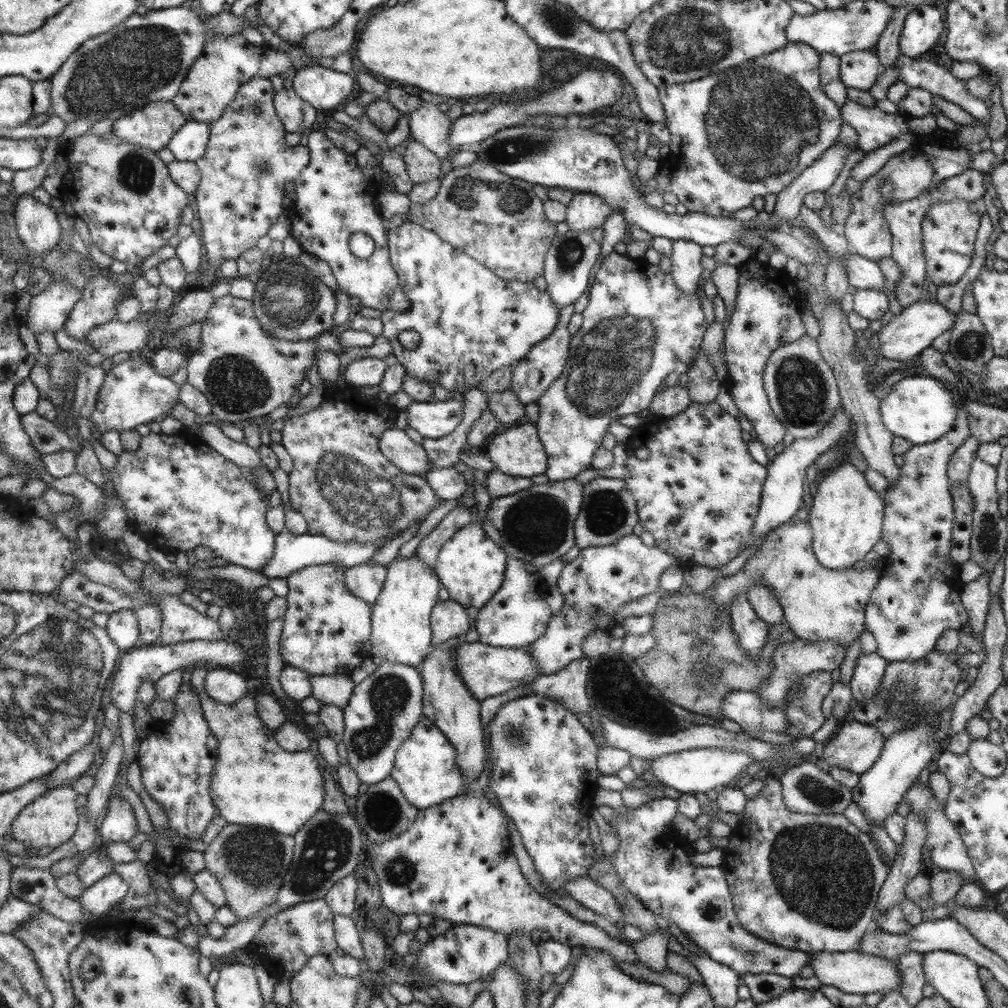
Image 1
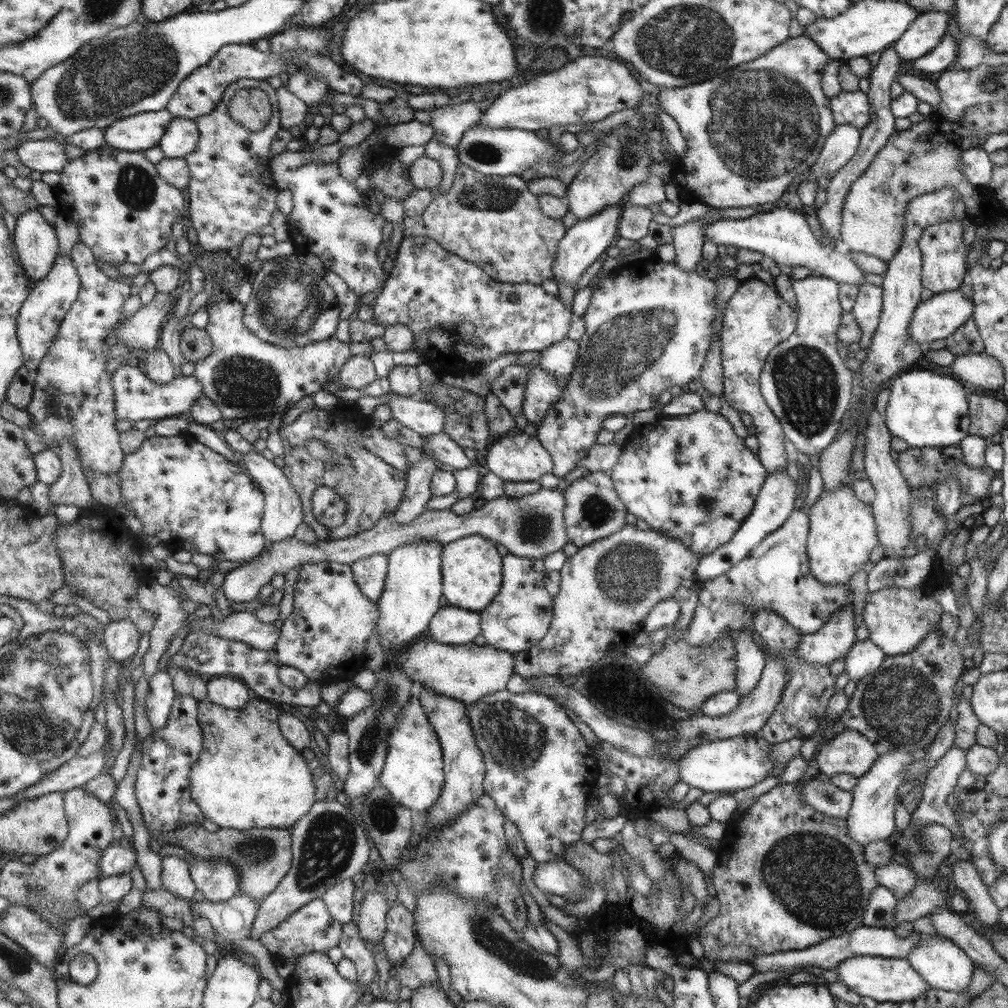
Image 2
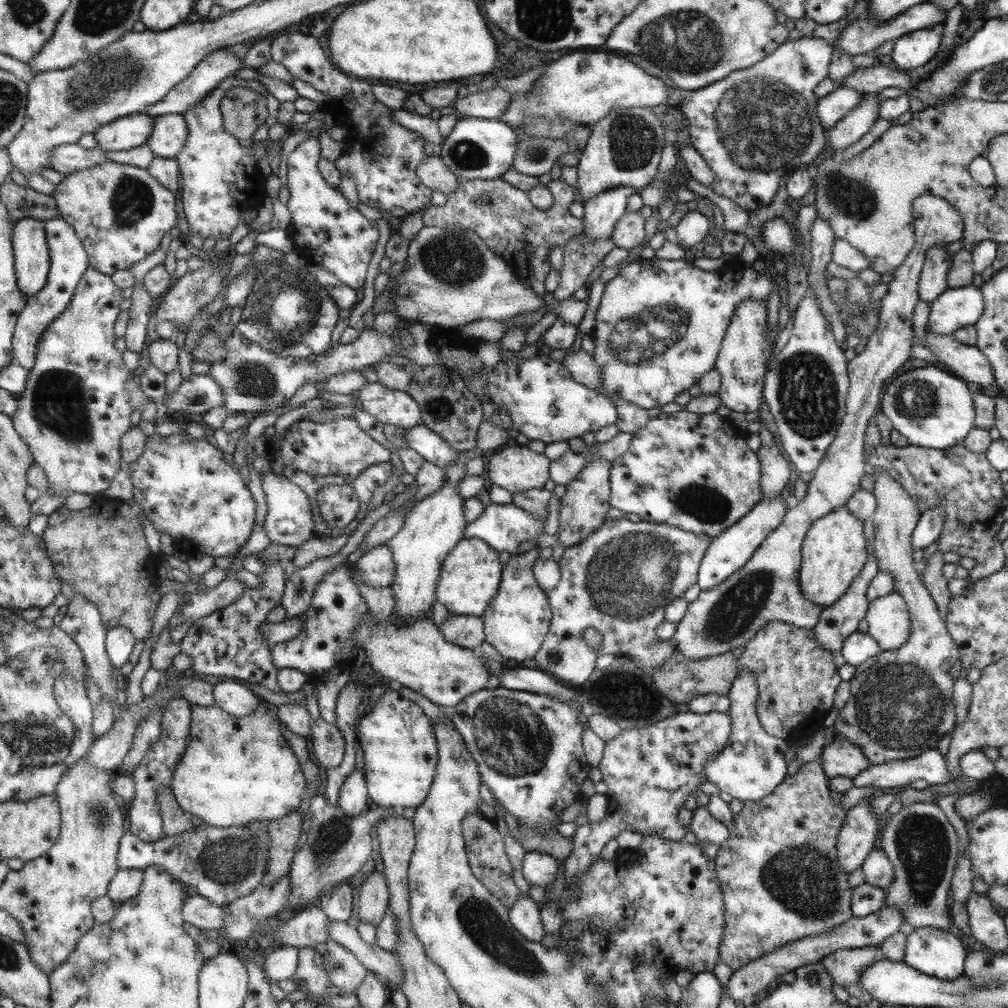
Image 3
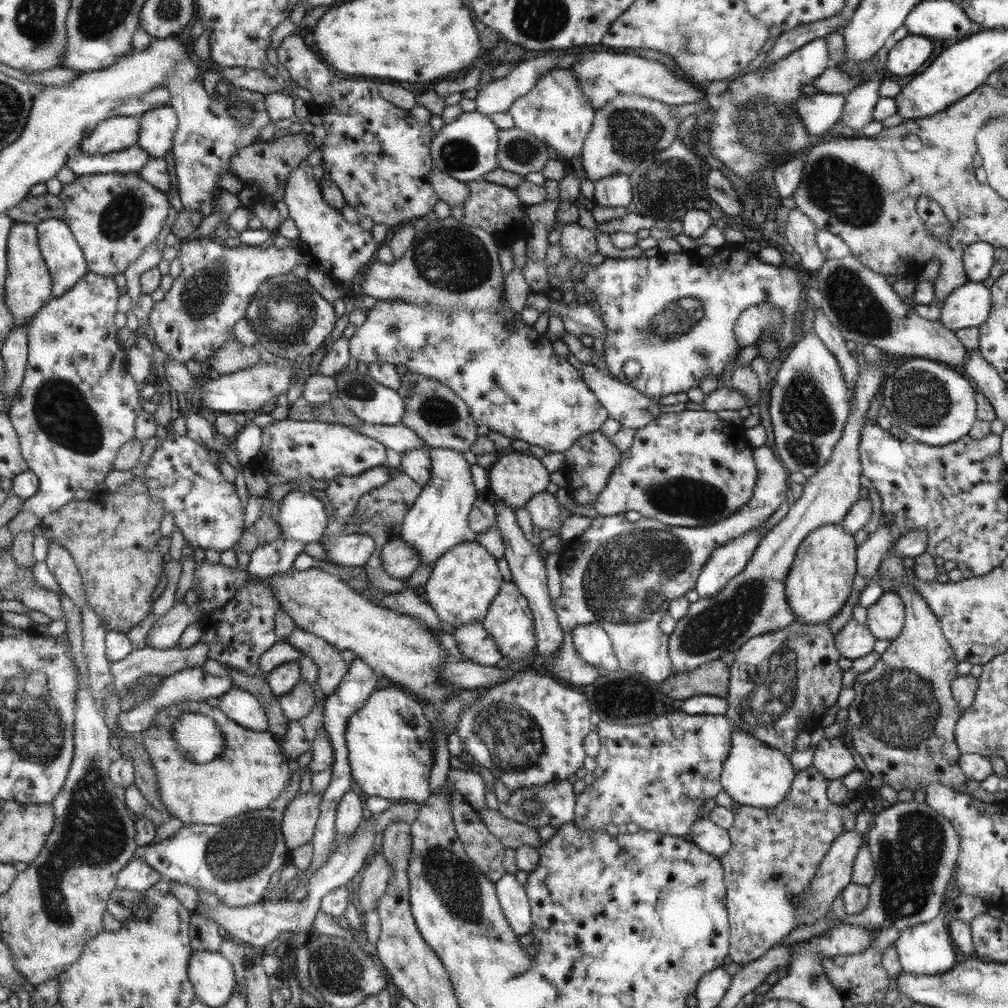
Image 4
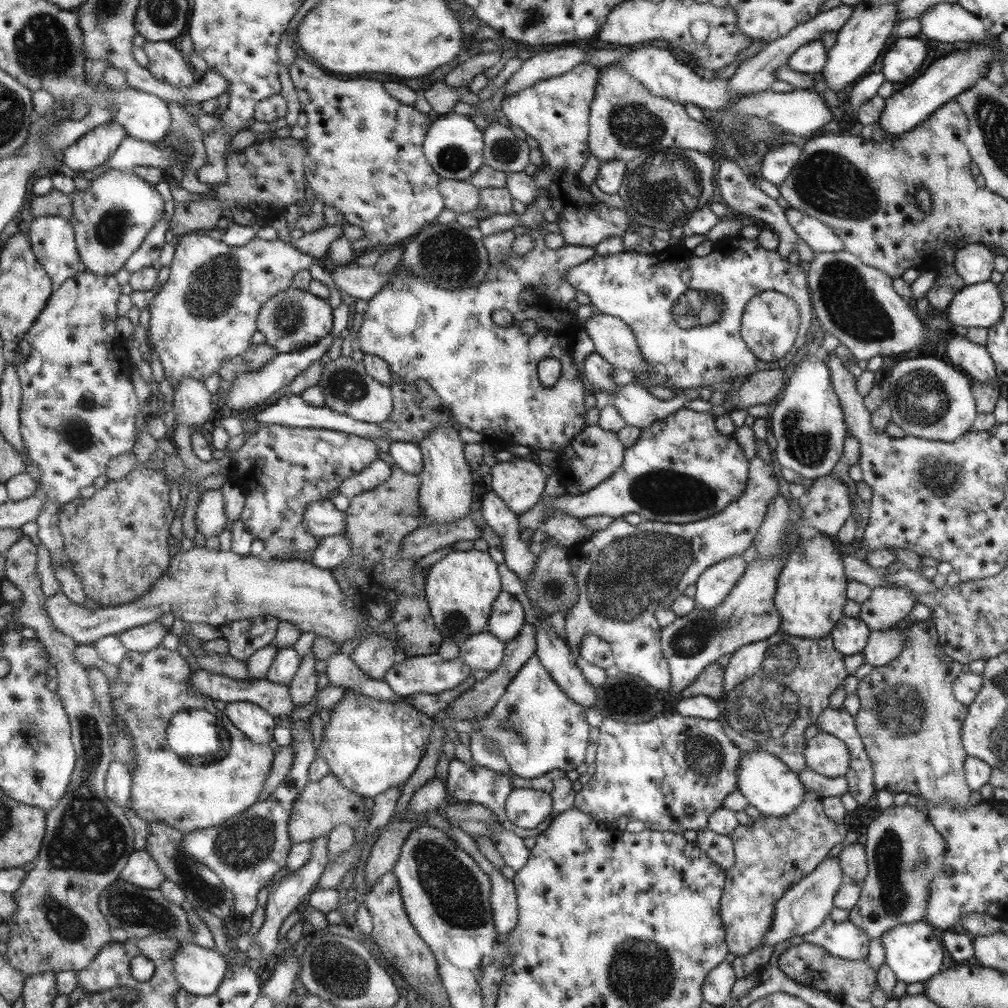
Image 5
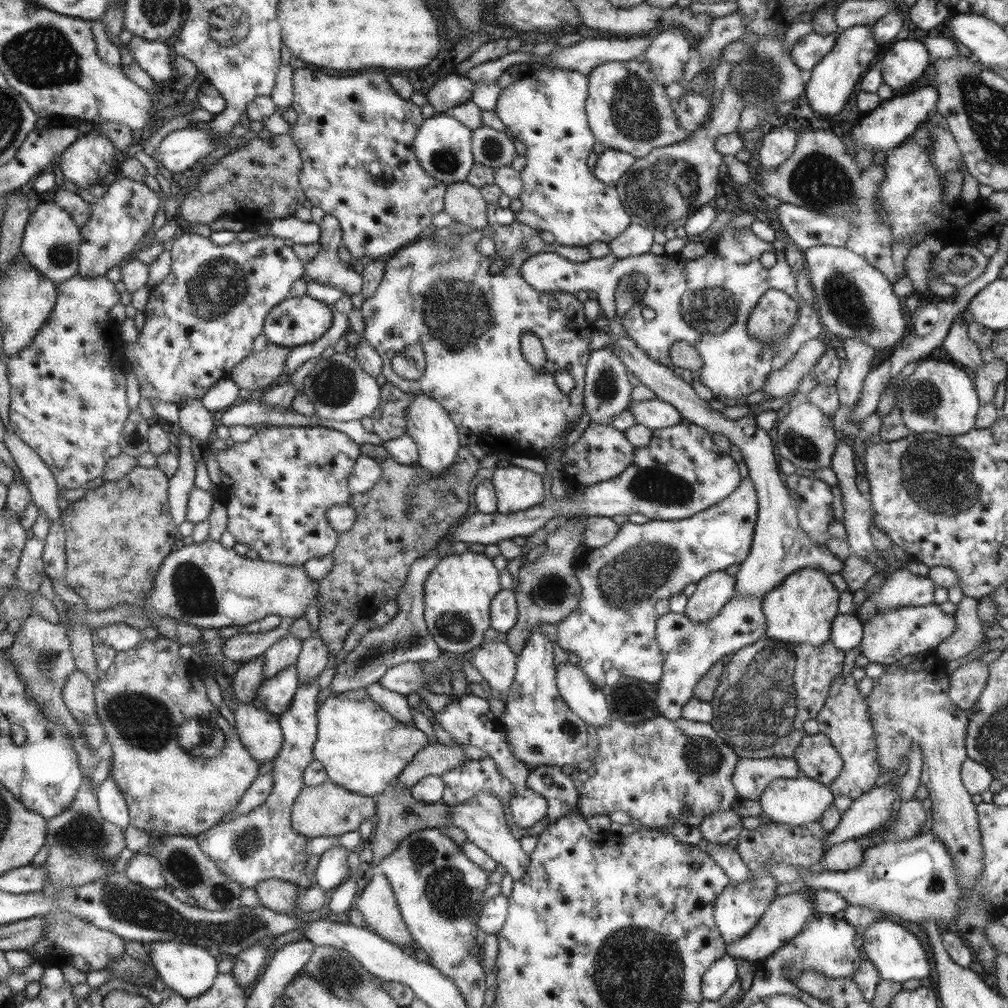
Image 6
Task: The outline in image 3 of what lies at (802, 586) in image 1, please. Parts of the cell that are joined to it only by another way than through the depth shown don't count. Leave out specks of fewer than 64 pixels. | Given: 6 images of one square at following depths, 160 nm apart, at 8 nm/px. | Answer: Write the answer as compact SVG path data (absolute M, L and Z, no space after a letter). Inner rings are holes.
M921 195L913 200L912 218L914 225L914 248L907 256L902 266L893 272L894 277L886 285L887 292L880 298L880 323L873 335L868 336L866 345L858 349L856 355L849 360L846 368L849 370L849 391L846 395L846 414L842 419L841 426L838 427L826 456L819 463L818 468L813 471L813 476L806 483L807 490L805 497L801 499L795 507L786 510L781 523L763 539L761 546L757 548L750 560L733 575L729 576L723 583L709 590L700 591L699 596L687 604L685 616L676 623L675 634L671 634L671 641L674 650L683 654L689 661L707 659L723 653L731 653L735 648L743 647L753 639L759 629L770 623L781 622L794 625L796 628L812 629L818 623L819 616L822 615L823 607L803 599L802 590L799 589L798 570L802 560L801 546L806 532L818 518L830 514L844 506L851 495L860 489L859 482L861 476L868 470L867 462L864 458L864 436L867 421L873 414L877 414L877 404L883 392L883 382L893 376L893 372L909 359L911 342L911 312L917 304L917 276L921 270L921 264L926 260L926 253L933 245L949 245L962 238L962 216L942 197L933 195Z

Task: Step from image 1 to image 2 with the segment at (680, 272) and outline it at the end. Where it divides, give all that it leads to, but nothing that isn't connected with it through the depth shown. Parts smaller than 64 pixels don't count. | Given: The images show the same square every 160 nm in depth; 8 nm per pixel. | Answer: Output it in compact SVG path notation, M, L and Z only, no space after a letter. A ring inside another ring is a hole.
M759 207L725 208L719 209L719 211L714 209L703 217L689 220L671 228L672 246L675 252L673 262L677 263L685 271L693 270L693 265L697 265L702 259L703 242L705 242L702 232L706 224L720 219L747 218L754 215L758 209Z

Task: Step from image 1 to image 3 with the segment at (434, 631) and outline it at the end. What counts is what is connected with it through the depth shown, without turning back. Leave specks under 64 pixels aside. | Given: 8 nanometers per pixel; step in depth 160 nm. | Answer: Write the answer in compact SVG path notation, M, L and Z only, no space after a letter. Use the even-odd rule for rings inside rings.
M448 615L438 629L450 644L458 645L469 651L476 651L484 642L481 617Z

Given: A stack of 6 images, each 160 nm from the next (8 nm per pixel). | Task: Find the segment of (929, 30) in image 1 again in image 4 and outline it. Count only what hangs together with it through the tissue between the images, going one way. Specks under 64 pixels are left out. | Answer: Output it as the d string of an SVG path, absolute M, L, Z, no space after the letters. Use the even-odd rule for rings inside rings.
M906 35L894 42L886 56L886 75L909 76L913 74L933 52L931 38Z

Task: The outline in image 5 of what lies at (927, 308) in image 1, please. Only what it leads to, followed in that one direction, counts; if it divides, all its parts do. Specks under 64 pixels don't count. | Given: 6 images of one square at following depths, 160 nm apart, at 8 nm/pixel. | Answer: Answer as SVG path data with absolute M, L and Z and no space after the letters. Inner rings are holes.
M991 281L964 286L951 299L944 315L954 331L966 328L991 328L1004 313L1004 304L997 288Z

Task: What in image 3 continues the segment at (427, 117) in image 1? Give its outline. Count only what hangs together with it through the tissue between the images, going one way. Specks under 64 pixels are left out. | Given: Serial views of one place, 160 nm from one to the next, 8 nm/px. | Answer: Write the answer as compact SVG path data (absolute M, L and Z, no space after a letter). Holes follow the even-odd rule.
M500 87L468 93L463 99L454 102L453 113L457 119L483 118L485 120L500 120L503 111L511 103L515 93Z

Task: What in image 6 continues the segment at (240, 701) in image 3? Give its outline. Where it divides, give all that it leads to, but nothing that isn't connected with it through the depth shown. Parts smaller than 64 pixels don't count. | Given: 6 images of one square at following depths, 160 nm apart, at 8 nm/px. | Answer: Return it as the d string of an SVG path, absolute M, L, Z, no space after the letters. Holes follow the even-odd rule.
M237 703L234 720L243 748L256 763L265 764L275 758L282 748L282 730L275 716L250 704Z

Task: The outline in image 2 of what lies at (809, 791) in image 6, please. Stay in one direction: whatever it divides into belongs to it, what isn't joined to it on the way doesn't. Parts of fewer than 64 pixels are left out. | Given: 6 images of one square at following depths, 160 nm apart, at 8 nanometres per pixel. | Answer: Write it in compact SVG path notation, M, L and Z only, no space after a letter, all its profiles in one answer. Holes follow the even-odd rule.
M753 628L741 629L733 638L738 666L734 691L741 697L747 696L757 686L766 662L765 654L751 641L752 635ZM759 733L751 735L734 737L728 740L717 740L709 744L700 744L697 748L694 746L683 756L679 757L678 775L681 782L686 782L689 788L699 788L704 792L723 792L725 794L737 790L749 788L757 782L769 776L773 770L774 762L771 758L772 744L763 740Z

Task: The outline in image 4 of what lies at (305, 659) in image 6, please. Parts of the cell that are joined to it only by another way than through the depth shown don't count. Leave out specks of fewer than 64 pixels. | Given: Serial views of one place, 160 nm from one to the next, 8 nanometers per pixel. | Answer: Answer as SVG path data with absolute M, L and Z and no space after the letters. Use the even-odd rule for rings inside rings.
M299 679L288 693L277 696L282 710L282 716L288 721L301 720L316 704L311 685L304 679Z

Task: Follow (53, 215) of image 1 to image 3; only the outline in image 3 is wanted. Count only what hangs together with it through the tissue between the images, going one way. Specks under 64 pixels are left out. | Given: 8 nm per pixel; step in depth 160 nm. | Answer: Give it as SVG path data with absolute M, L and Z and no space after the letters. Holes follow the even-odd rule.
M23 218L15 223L14 254L19 290L31 299L48 285L51 250L44 221Z

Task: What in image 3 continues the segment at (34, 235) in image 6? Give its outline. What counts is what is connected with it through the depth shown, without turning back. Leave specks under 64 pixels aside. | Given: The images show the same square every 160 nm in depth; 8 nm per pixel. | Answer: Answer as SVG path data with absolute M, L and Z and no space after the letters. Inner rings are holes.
M63 217L44 221L47 241L51 250L50 279L48 285L34 298L28 300L25 310L19 317L14 332L14 358L23 368L31 371L36 365L38 344L43 332L47 330L54 318L57 318L73 300L79 283L90 270L90 257L78 232Z

